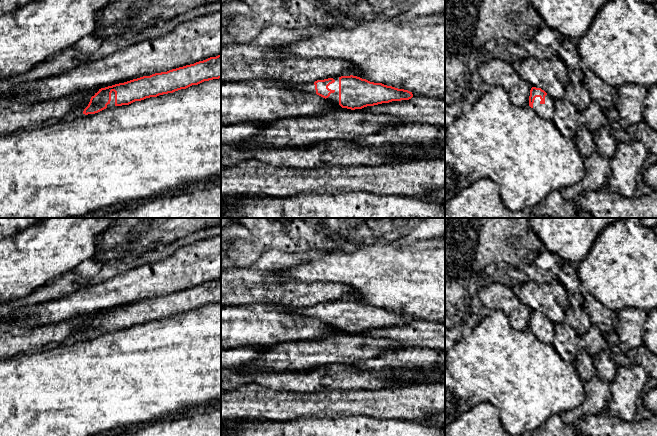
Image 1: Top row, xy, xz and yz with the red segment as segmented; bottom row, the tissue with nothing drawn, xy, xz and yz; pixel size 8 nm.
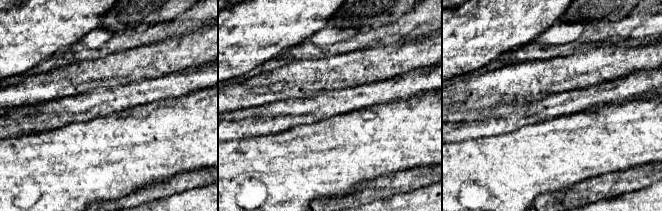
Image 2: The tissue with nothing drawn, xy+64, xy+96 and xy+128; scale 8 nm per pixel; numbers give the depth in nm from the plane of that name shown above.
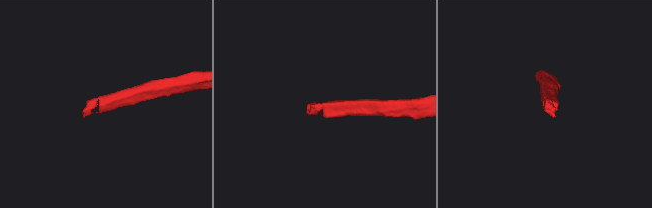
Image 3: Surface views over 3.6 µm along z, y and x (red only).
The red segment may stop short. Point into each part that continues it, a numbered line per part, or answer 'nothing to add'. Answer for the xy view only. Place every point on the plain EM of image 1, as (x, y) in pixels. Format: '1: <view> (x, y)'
1: xy (112, 327)

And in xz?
1: xz (334, 321)

